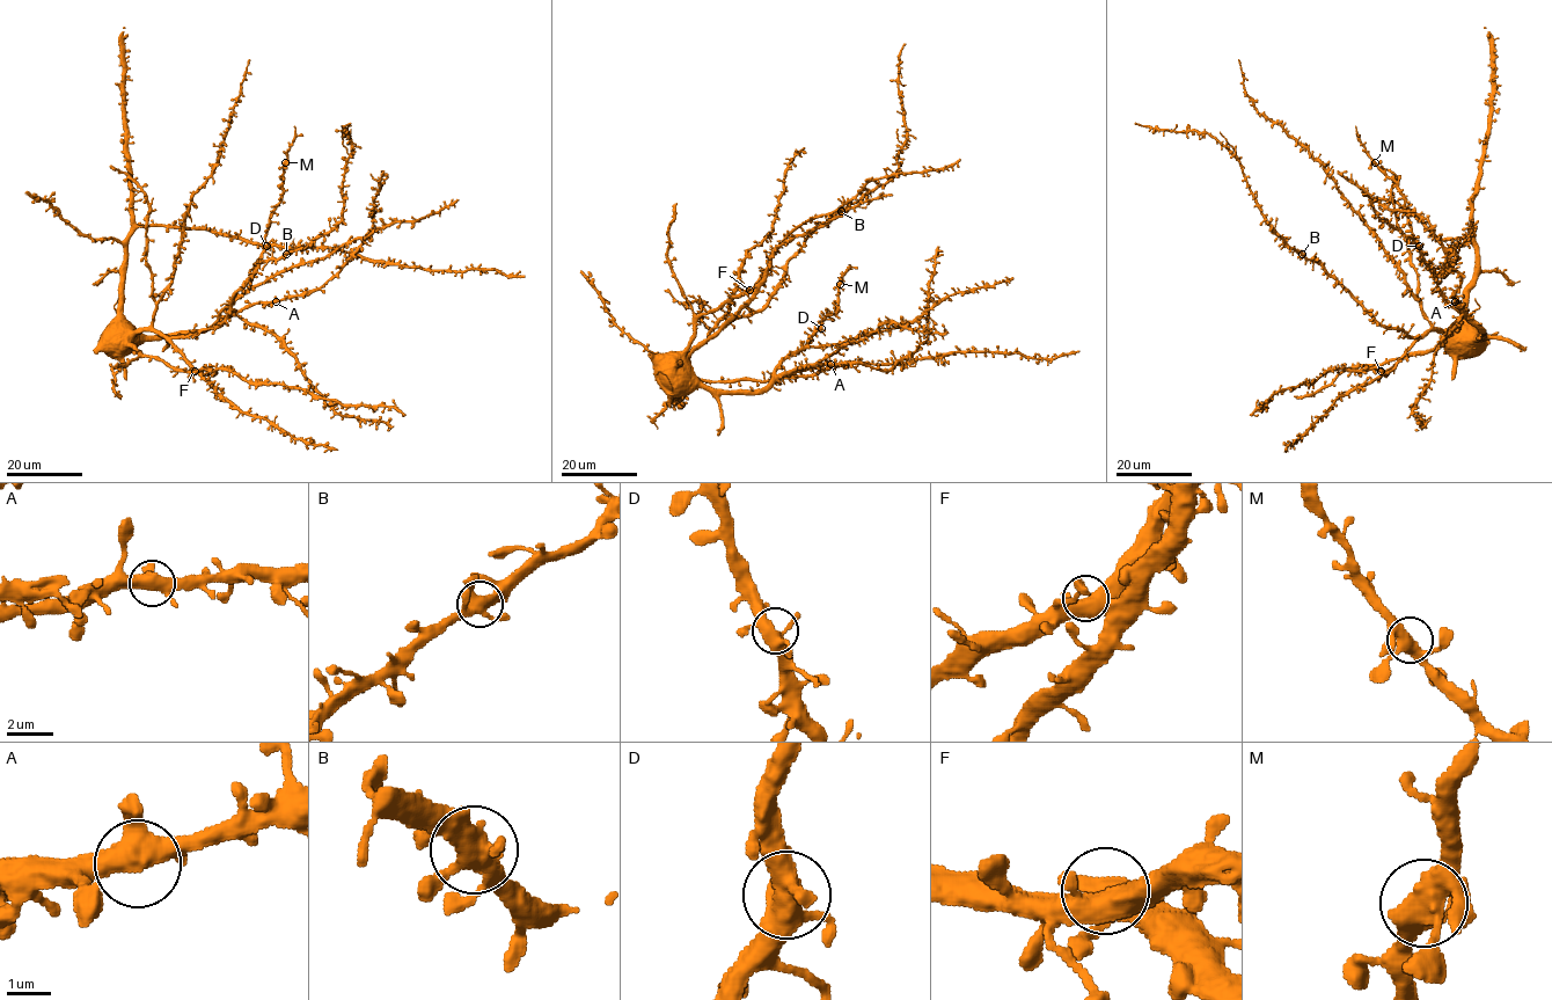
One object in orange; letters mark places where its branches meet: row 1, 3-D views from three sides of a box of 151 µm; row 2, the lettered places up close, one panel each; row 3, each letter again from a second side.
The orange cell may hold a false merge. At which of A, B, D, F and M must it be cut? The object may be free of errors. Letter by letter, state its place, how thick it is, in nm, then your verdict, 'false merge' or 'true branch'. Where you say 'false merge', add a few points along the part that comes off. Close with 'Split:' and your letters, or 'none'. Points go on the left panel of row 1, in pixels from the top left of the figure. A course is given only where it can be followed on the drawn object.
A: place (276, 301); calibre 440 nm; true branch
B: place (286, 254); calibre 440 nm; true branch
D: place (266, 246); calibre 460 nm; true branch
F: place (195, 371); calibre 480 nm; true branch
M: place (285, 162); calibre 440 nm; true branch
Split: none

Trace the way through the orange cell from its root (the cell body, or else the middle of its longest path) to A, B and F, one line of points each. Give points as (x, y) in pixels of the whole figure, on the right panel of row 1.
A: (1430, 330), (1481, 335), (1455, 301)
B: (1430, 330), (1410, 336), (1403, 330), (1384, 328), (1318, 261), (1302, 254)
F: (1430, 330), (1388, 372), (1381, 371)

